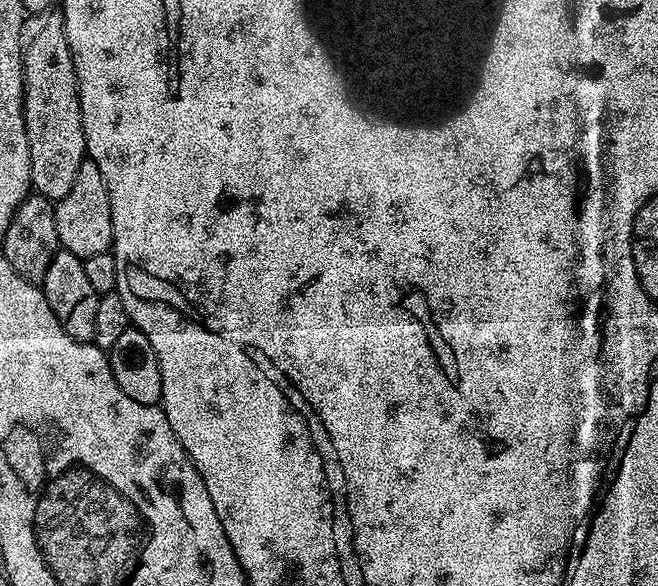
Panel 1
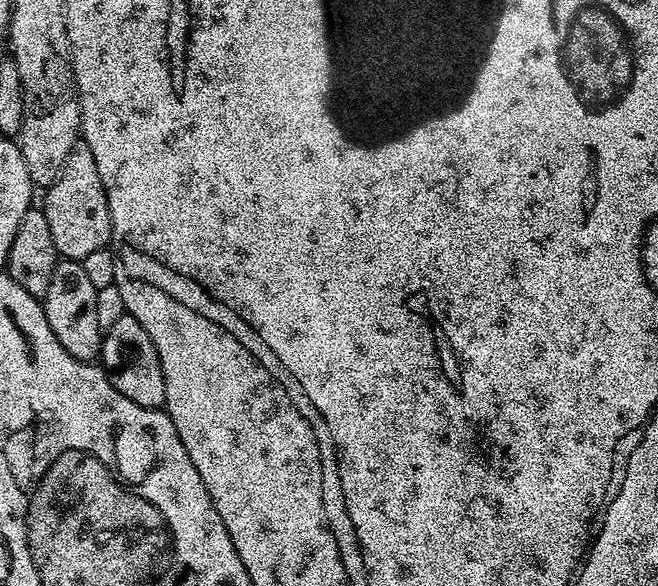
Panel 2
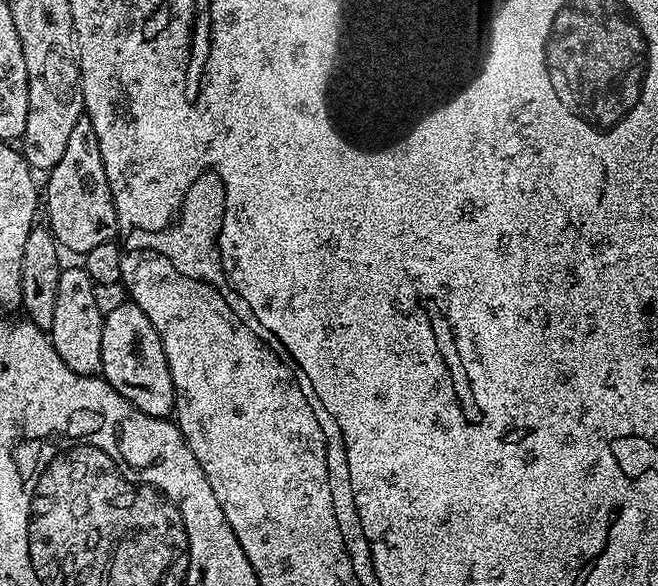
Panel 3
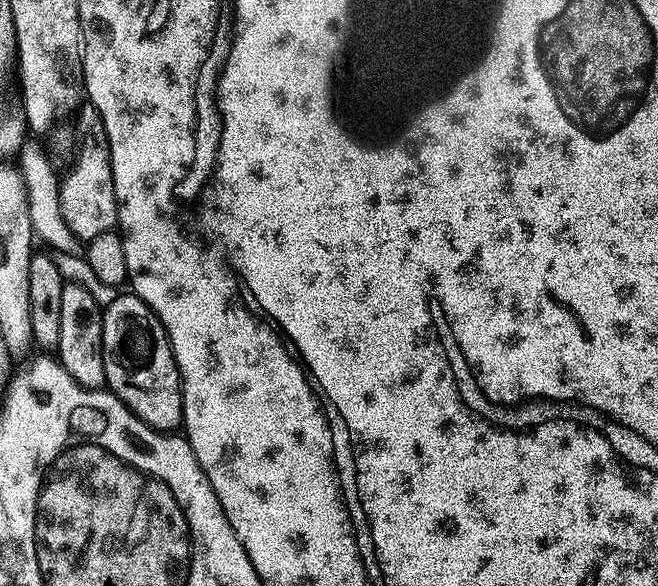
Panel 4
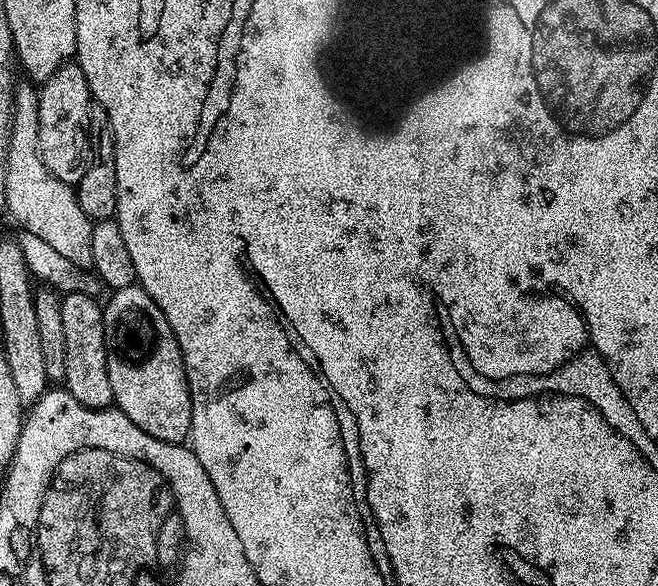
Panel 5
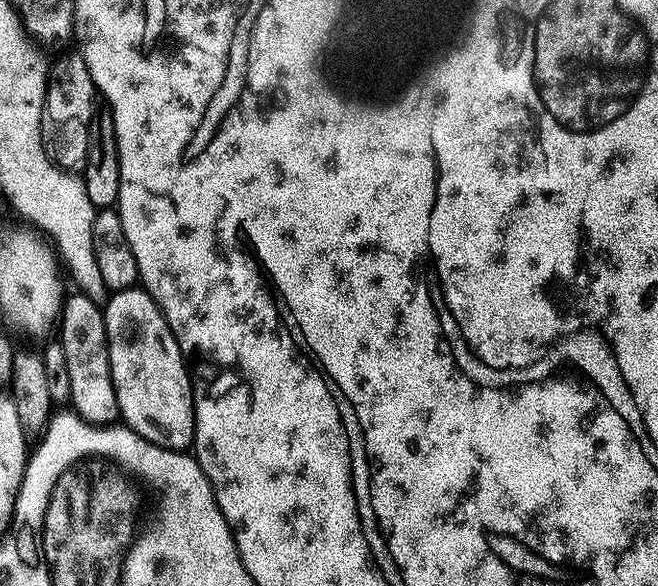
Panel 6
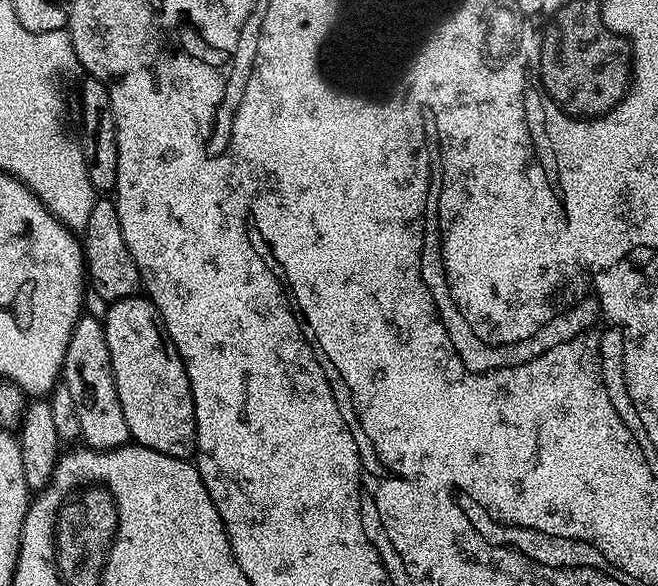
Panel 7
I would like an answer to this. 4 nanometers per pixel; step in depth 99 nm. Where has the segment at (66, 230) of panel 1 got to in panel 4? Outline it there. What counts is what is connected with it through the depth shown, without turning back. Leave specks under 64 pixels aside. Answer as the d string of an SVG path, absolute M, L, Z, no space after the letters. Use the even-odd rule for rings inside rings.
M98 114L84 116L80 124L84 127L84 137L79 137L78 150L80 154L76 158L76 166L69 172L68 177L60 180L60 209L66 218L67 225L70 226L76 239L87 242L98 238L98 234L111 232L117 227L116 219L116 195L114 194L114 174L112 173L112 163L110 162L110 146L106 138L106 130L102 118Z

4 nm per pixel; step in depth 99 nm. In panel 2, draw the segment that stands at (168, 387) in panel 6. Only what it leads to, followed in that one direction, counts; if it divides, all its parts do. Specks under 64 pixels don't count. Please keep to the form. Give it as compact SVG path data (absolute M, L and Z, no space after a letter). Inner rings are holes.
M127 314L118 318L118 322L103 333L99 359L110 383L126 394L130 402L138 402L138 406L147 408L164 408L166 382L162 378L162 362L158 358L158 350L154 350L154 342L150 342L150 334L142 330L142 322Z

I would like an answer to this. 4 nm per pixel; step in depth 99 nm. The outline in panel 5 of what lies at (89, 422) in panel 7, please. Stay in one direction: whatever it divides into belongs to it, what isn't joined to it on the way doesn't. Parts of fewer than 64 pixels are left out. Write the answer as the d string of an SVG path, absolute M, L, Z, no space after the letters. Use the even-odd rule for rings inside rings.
M67 294L60 301L62 331L66 338L66 374L62 384L68 393L87 408L107 408L113 403L108 351L104 337L104 310L101 301L86 294Z

